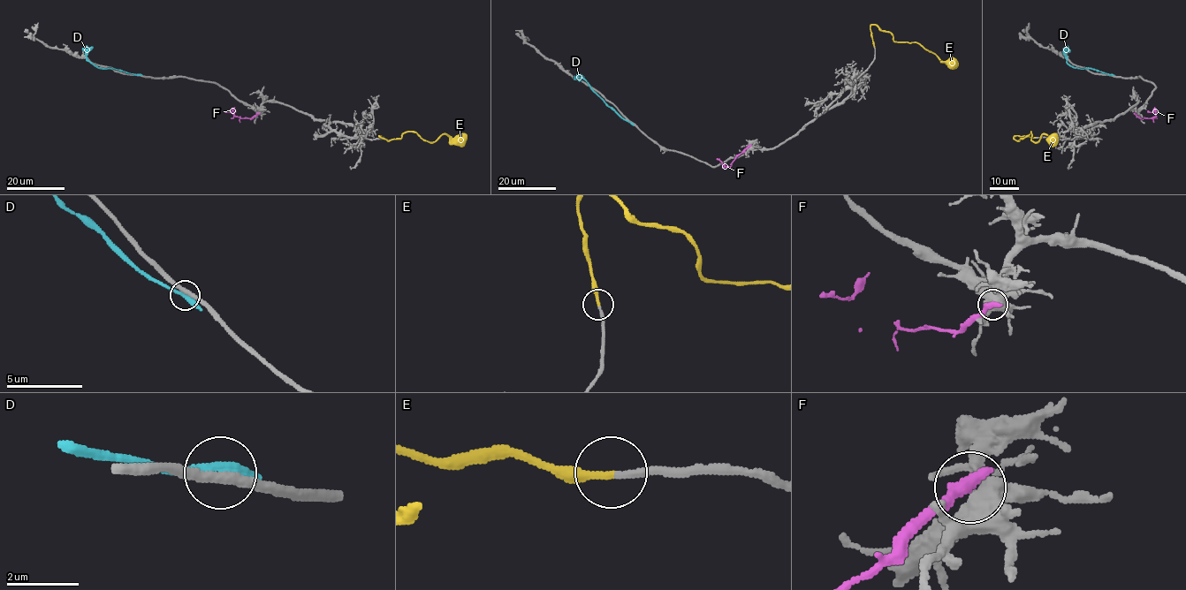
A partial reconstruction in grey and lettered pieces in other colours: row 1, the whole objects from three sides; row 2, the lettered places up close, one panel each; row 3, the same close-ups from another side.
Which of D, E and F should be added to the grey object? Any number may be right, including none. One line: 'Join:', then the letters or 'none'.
Join: E

